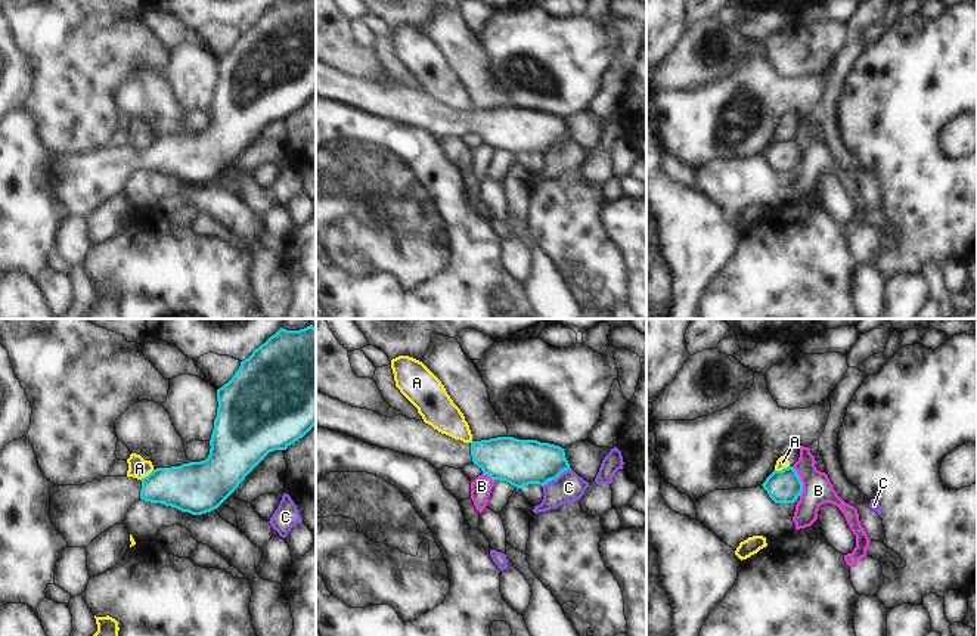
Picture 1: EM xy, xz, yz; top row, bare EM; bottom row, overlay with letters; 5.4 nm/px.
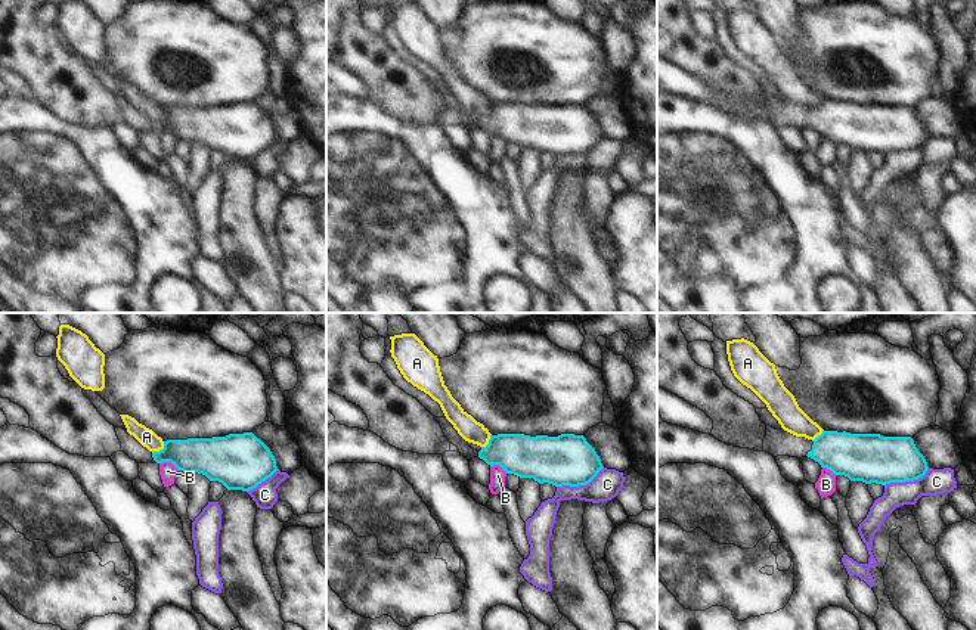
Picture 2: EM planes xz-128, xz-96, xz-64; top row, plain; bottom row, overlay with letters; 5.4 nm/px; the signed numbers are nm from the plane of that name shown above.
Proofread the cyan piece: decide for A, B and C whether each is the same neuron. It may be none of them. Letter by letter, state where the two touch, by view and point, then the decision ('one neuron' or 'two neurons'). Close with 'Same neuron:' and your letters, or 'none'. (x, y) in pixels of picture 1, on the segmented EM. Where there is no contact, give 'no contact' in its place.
A: meets cyan in yz at (782, 469); two neurons
B: meets cyan in yz at (800, 481); two neurons
C: meets cyan in xz at (555, 478); two neurons
Same neuron: none

